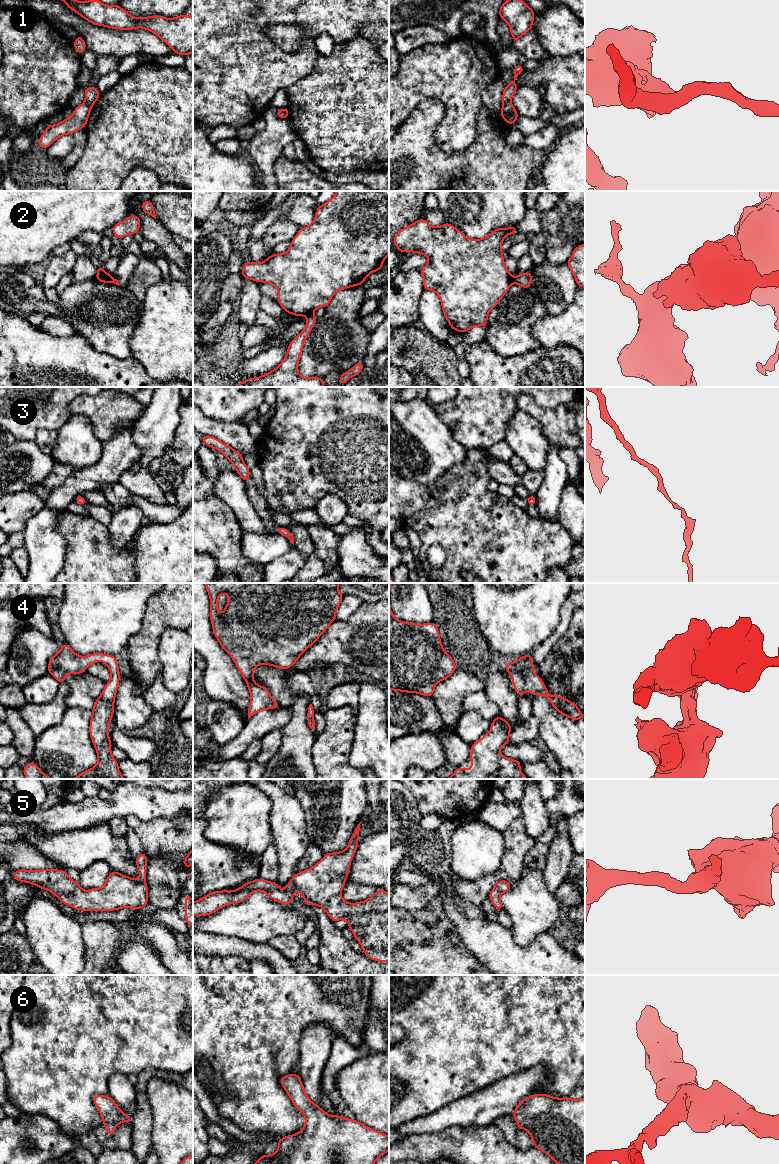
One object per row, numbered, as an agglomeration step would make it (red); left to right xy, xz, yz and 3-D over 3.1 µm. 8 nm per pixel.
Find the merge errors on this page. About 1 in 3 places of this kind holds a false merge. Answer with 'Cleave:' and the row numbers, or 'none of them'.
Cleave: 1, 2

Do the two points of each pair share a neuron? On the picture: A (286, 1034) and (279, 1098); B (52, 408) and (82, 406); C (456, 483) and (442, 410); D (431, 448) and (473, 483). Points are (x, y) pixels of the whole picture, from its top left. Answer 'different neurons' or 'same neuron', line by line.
A: same neuron
B: different neurons
C: different neurons
D: different neurons

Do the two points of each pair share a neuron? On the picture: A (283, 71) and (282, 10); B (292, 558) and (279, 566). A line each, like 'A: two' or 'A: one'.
A: one
B: one

